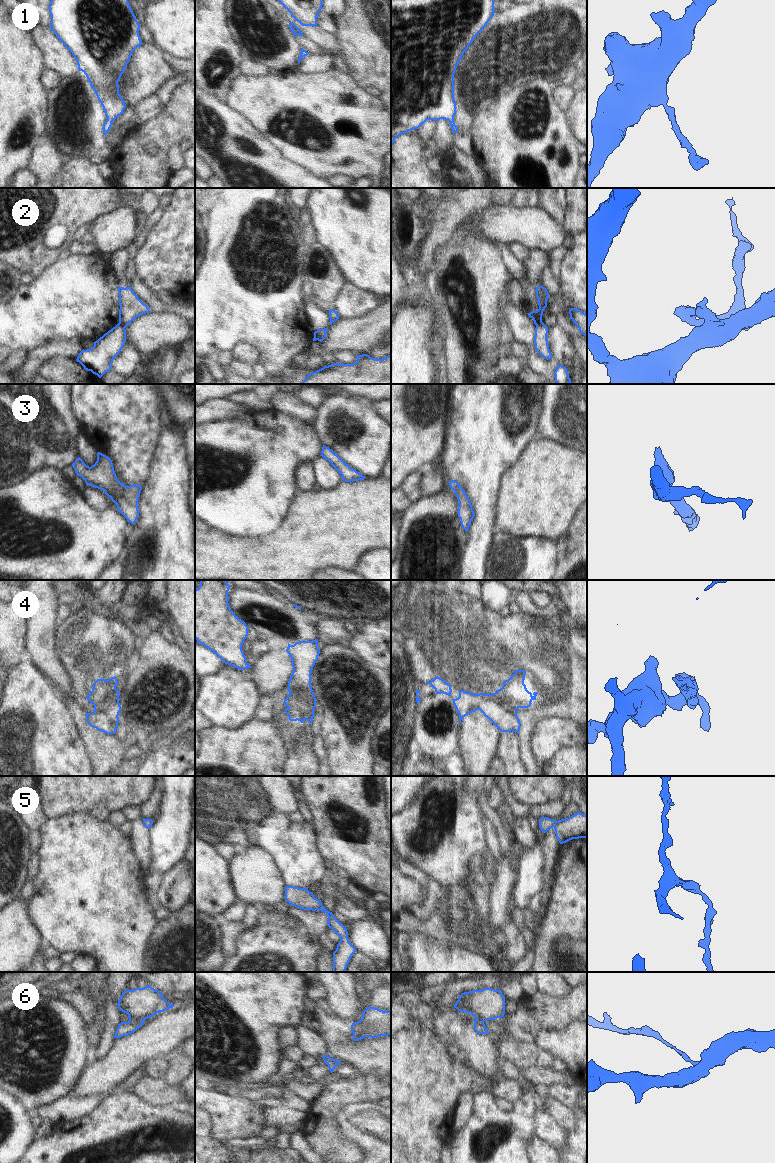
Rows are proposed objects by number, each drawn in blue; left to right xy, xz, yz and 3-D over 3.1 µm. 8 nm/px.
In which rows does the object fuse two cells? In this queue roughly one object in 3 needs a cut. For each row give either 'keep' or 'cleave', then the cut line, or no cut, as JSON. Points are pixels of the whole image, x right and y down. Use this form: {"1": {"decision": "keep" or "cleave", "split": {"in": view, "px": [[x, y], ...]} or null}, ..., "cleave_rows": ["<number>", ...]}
{"1": {"decision": "keep", "split": null}, "2": {"decision": "cleave", "split": {"in": "xy", "px": [[118, 323], [124, 328]]}}, "3": {"decision": "keep", "split": null}, "4": {"decision": "cleave", "split": {"in": "xy", "px": [[107, 680], [109, 691], [94, 706]]}}, "5": {"decision": "keep", "split": null}, "6": {"decision": "cleave", "split": {"in": "xy", "px": [[142, 1020], [129, 1021]]}}, "cleave_rows": ["2", "4", "6"]}

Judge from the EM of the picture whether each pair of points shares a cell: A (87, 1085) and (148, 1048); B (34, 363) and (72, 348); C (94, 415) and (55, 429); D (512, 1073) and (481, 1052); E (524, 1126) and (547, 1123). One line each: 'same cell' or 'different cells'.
A: same cell
B: same cell
C: different cells
D: different cells
E: different cells

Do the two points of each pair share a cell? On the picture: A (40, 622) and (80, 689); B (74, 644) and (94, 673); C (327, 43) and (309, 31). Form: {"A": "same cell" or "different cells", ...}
{"A": "different cells", "B": "same cell", "C": "same cell"}

